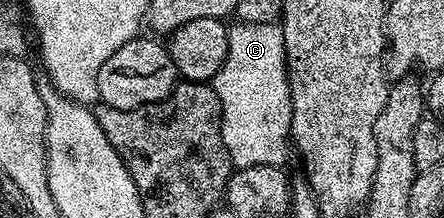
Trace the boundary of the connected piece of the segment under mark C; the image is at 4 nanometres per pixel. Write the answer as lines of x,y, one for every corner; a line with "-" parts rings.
237,22
234,25
229,28
227,58
211,81
221,103
223,146
227,146
227,154
237,168
250,168
251,166
275,168
284,165
285,155
291,152
289,127
293,107
289,93
289,69
285,63
283,30
277,22
271,24

